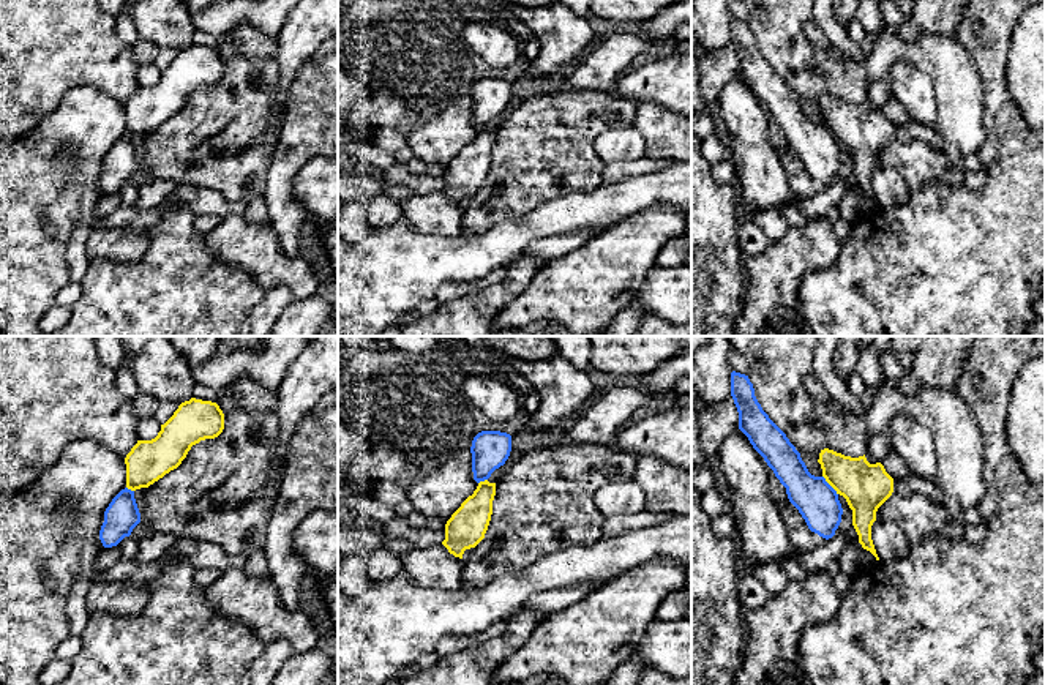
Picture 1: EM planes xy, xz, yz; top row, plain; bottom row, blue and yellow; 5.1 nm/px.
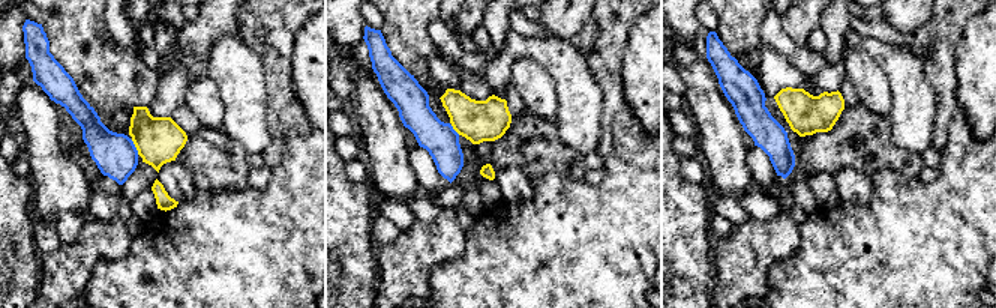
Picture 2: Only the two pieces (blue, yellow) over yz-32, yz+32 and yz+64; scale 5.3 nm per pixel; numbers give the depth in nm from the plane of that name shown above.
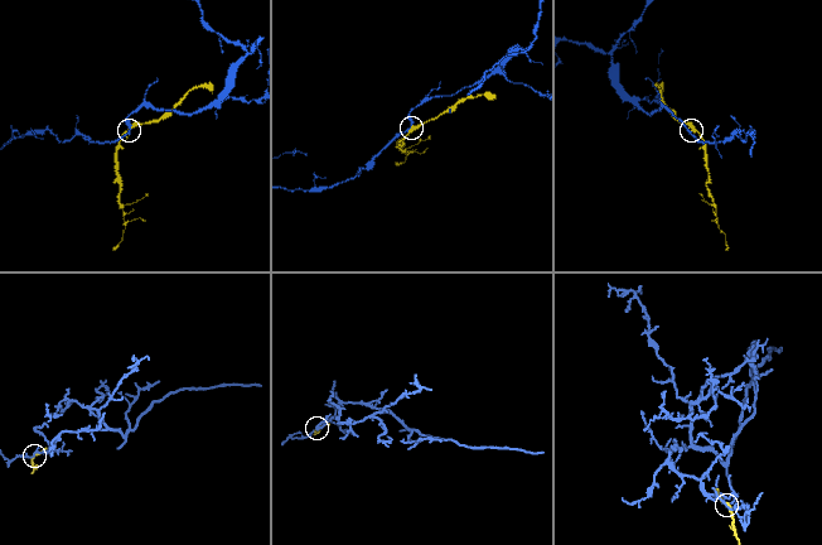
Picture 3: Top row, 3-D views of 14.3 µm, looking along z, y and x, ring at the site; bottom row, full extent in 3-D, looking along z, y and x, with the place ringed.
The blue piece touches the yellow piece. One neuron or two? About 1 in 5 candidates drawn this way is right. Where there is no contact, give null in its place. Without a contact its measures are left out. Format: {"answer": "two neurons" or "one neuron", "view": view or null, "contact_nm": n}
{"answer": "two neurons", "view": "yz", "contact_nm": 130}

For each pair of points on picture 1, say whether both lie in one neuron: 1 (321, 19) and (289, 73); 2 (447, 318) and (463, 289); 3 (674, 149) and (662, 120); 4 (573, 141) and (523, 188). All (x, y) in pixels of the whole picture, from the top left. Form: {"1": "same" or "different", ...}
{"1": "same", "2": "different", "3": "same", "4": "same"}

